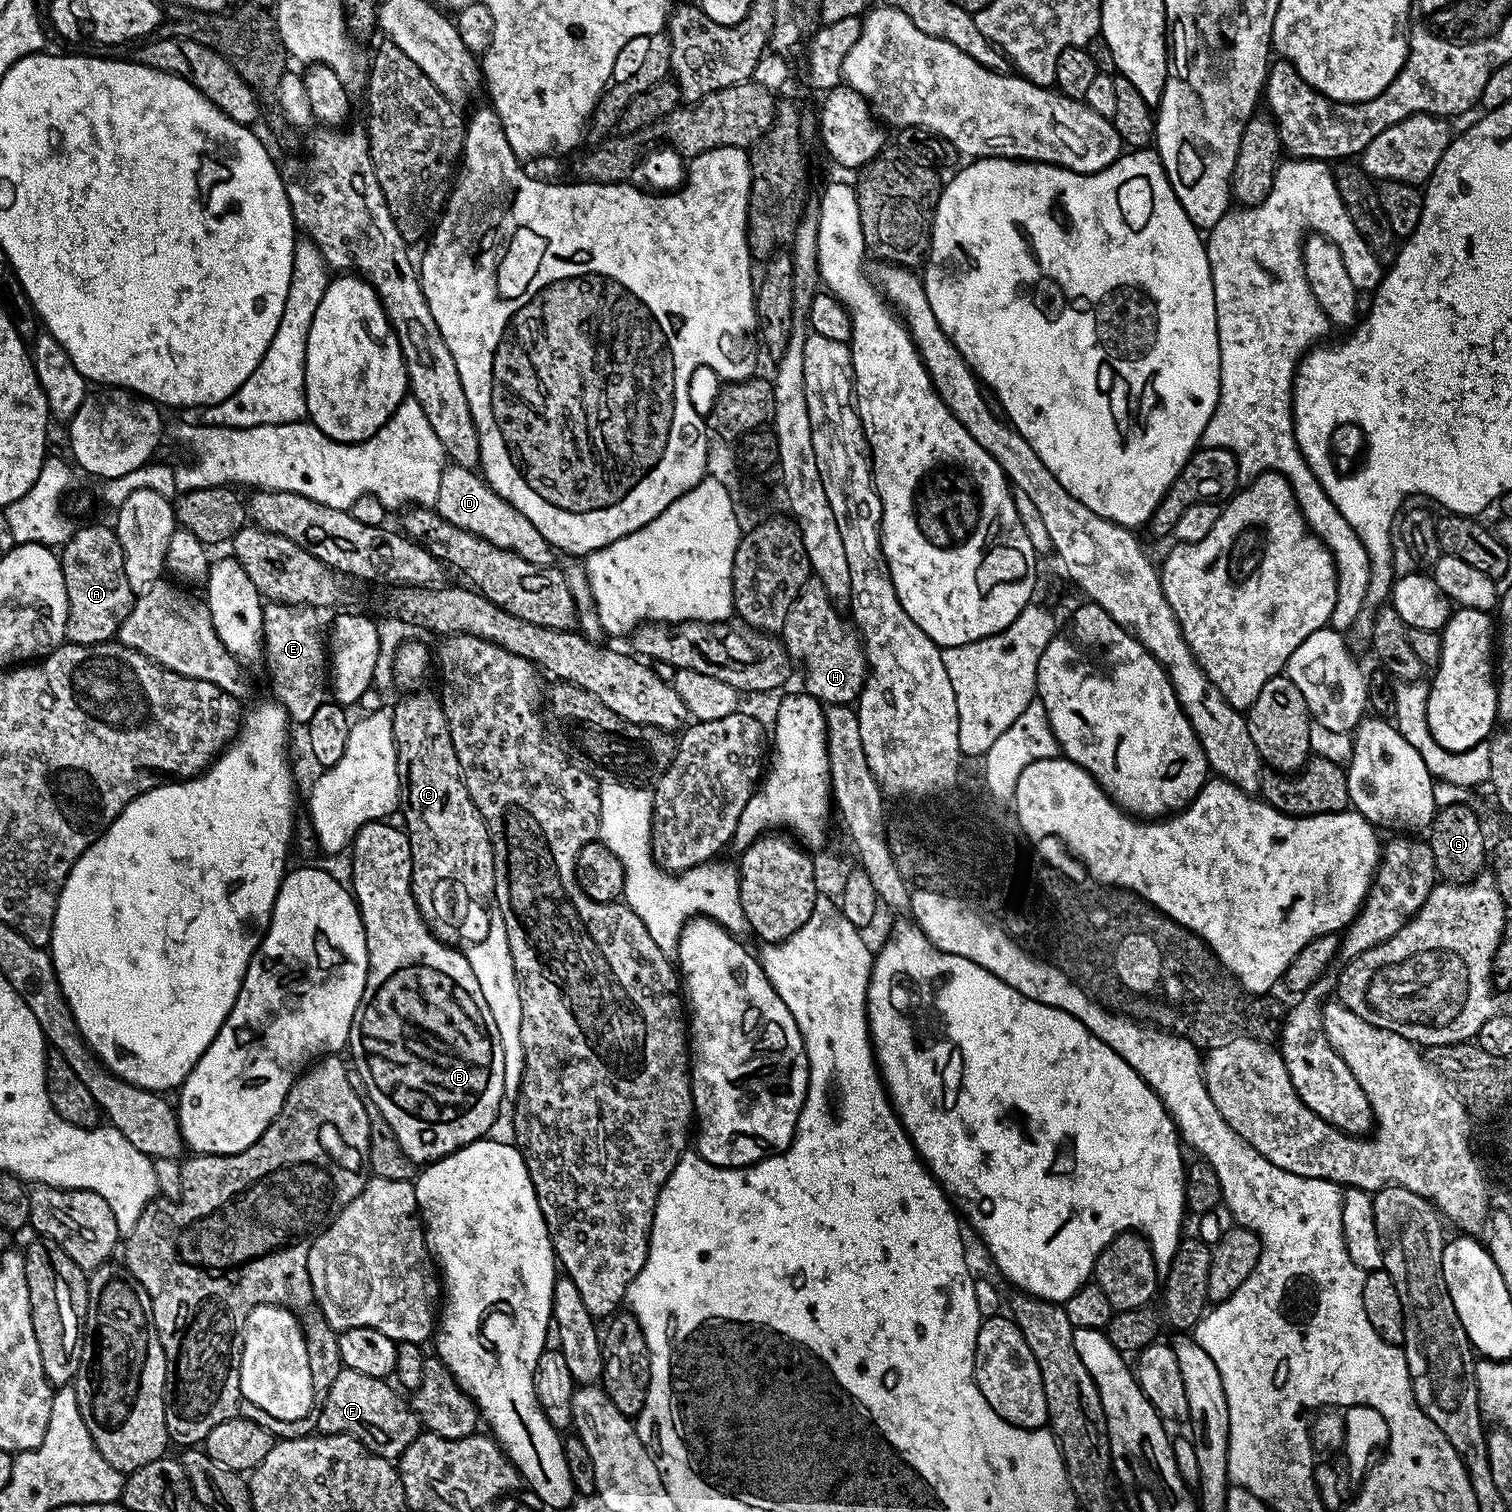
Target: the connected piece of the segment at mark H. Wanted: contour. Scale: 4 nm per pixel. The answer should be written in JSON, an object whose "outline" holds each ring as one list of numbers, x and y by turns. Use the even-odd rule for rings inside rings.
{"outline":[[809,578,804,583,804,589,798,594,794,606,790,606,790,614,786,614,782,633,784,649,799,667,800,664,804,667,803,691,825,706,829,704,851,705,859,697,860,691,864,688,864,679,868,677,868,661,864,658,864,646,860,642,855,627,844,628,844,620,840,614,842,614,841,609,827,596,822,582]]}

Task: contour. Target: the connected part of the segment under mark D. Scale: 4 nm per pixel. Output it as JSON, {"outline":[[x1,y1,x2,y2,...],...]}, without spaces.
{"outline":[[445,467,442,482,438,482,438,498,434,510,446,522,466,530,472,536,490,542,496,548,520,555,526,558,526,562,545,566,553,563,554,549,546,542,546,538,542,538,542,534,538,534,538,530,534,530,534,522,518,514,518,510,514,510,514,506,505,502,484,481,483,475,477,474,473,469]]}

